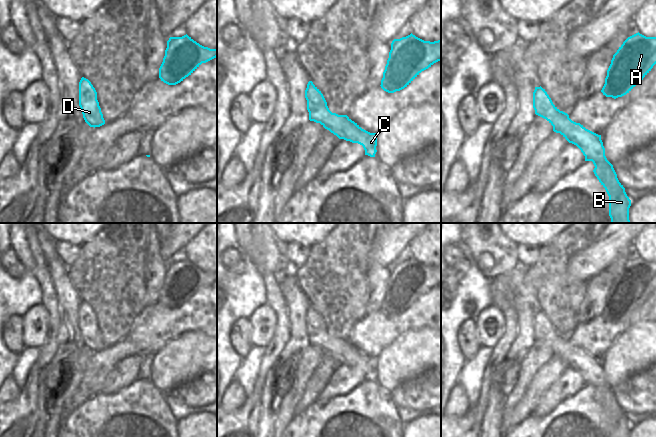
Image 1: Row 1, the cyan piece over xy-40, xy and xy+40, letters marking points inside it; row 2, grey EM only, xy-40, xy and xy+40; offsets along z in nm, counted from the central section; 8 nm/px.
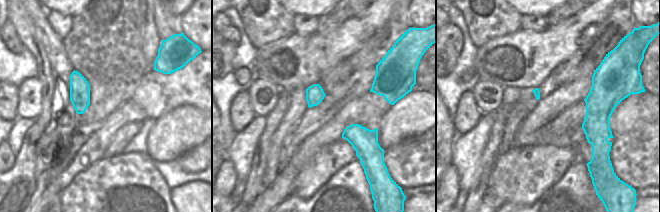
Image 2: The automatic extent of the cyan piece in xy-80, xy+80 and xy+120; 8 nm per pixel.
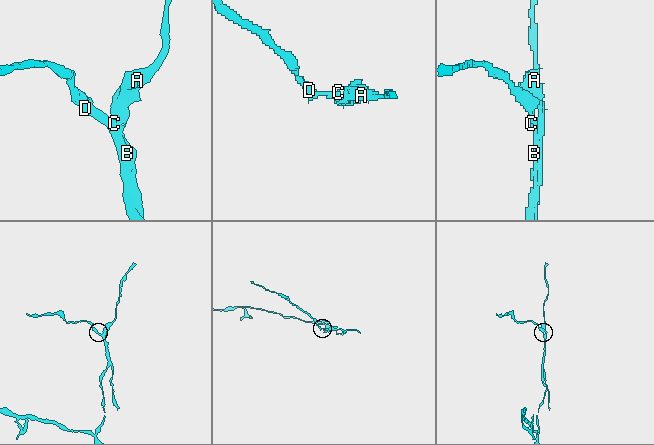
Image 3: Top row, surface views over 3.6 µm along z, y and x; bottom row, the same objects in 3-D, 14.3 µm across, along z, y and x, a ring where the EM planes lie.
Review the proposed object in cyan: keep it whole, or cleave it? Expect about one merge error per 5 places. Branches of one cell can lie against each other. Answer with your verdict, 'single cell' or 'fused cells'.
single cell

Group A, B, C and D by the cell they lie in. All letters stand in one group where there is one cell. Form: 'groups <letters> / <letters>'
groups A B C D

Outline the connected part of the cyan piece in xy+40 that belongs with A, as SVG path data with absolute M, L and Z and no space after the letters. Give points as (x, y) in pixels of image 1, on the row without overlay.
M639 256L628 261L613 279L601 314L606 321L614 323L629 317L656 288L656 261L646 261Z

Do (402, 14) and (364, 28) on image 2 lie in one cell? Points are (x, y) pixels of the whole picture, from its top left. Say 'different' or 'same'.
different

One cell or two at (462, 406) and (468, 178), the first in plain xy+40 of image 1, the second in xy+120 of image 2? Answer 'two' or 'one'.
two

